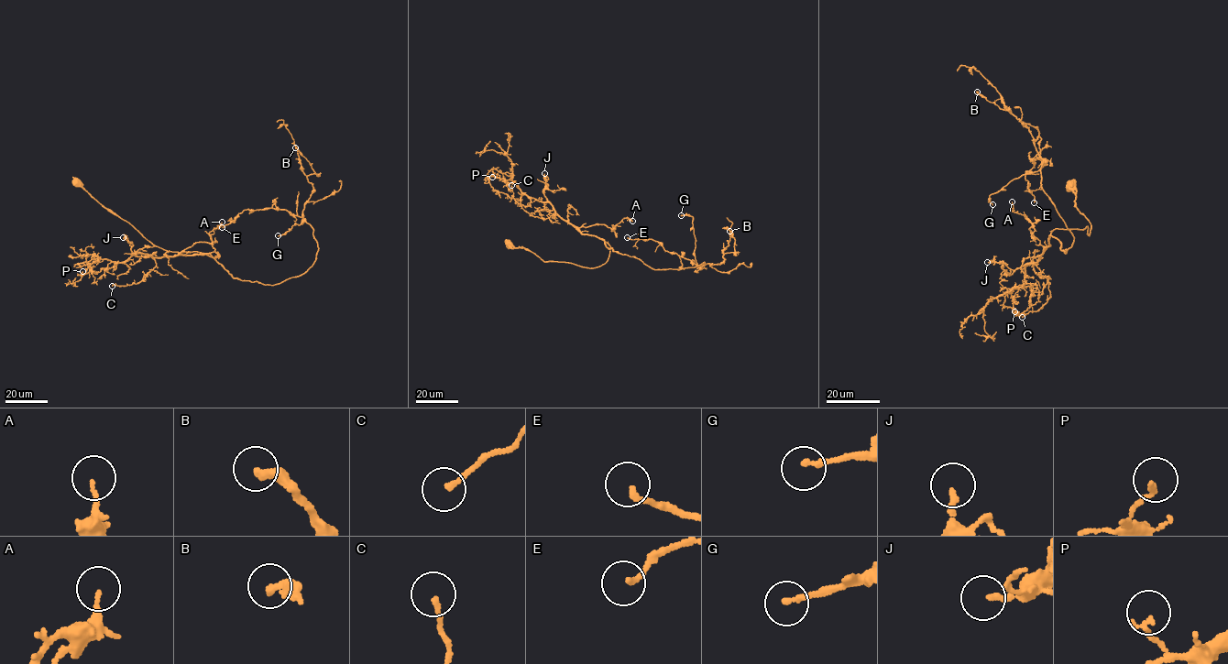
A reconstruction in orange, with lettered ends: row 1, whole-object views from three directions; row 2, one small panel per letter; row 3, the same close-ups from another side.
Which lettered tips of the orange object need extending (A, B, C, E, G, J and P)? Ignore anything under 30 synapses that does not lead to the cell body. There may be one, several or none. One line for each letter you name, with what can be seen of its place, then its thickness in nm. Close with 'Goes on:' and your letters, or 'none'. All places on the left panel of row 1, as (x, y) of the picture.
G: place (278, 235); calibre 190 nm
Goes on: G

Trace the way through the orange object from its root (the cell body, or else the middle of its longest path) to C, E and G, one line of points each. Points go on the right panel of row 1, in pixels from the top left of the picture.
C: (1070, 186), (1090, 233), (1086, 225), (1053, 230), (1036, 264), (1050, 295), (1022, 317)
E: (1070, 186), (1091, 226), (1052, 230), (1066, 253), (1074, 237), (1036, 157), (1034, 202)
G: (1070, 186), (1091, 226), (1052, 230), (1066, 253), (1074, 237), (1043, 162), (992, 204)

